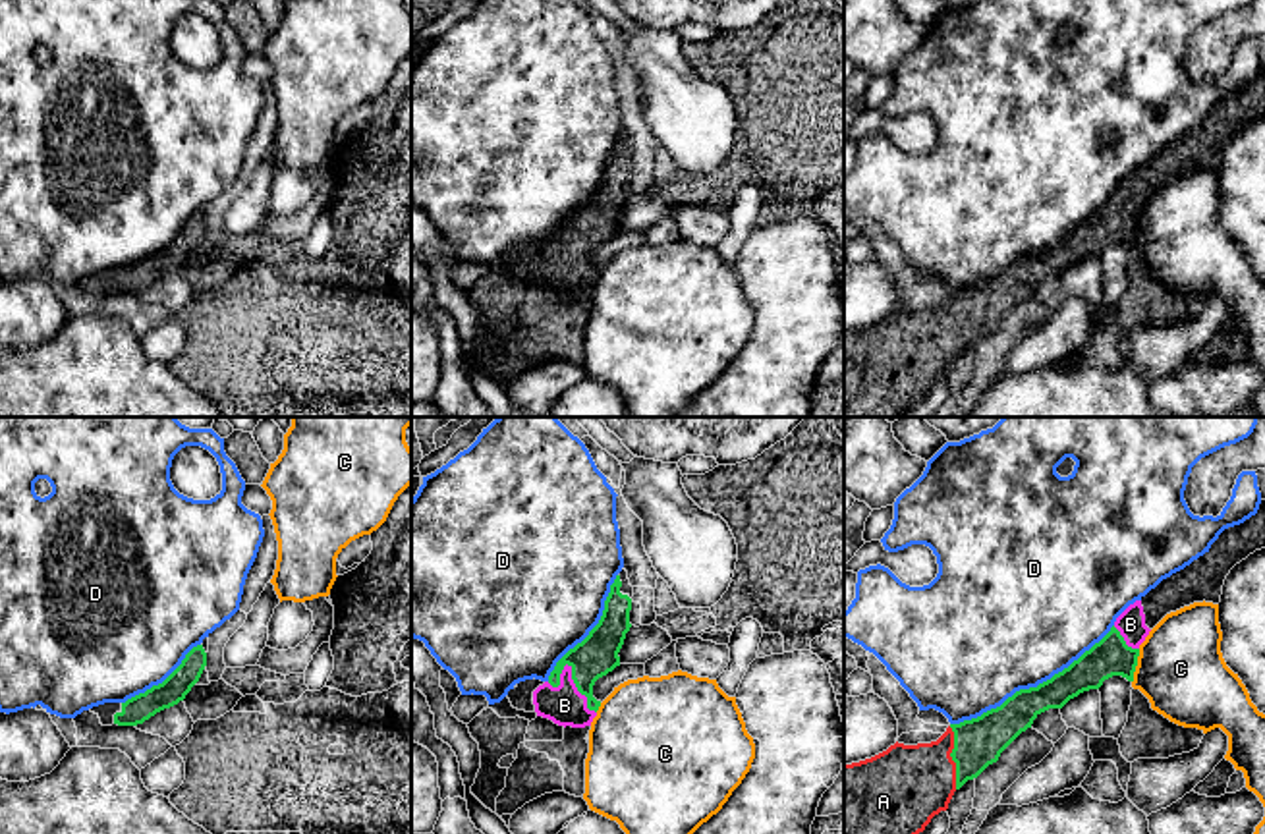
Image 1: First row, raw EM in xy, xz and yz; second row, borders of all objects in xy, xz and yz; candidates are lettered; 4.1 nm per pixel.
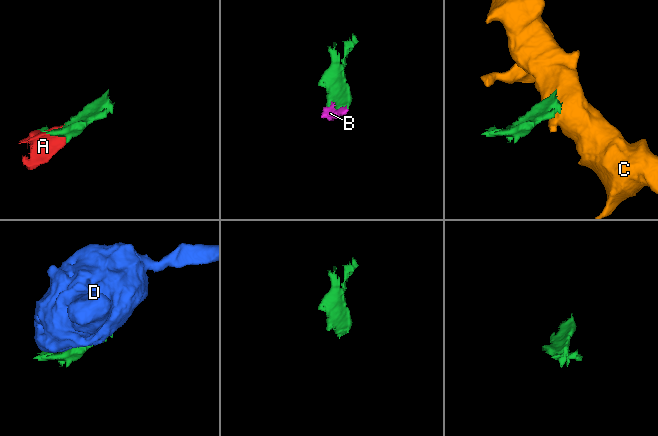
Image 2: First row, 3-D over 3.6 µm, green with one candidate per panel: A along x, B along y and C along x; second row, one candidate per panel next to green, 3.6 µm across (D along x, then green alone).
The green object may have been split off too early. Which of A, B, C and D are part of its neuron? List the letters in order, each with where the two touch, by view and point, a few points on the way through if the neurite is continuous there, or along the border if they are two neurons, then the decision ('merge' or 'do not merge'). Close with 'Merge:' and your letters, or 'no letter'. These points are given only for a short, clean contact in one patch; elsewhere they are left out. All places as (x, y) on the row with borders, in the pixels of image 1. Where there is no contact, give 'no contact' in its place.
A: meets green in yz at (951, 755); merge
B: meets green in xz at (578, 690); merge
C: meets green in yz at (1136, 665); border along yz (1140, 649), (1132, 682); do not merge
D: meets green in yz at (1032, 688); do not merge
Merge: A, B

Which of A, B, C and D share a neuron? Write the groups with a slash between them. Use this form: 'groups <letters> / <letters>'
groups A B / C / D

